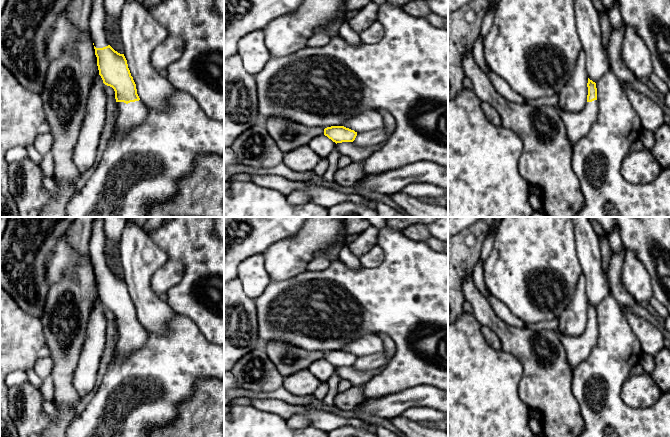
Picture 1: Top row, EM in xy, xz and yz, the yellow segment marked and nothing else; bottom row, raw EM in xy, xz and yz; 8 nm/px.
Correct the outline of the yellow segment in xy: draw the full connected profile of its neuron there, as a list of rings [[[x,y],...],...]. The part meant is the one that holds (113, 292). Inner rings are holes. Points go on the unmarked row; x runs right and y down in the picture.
[[[92,217],[89,254],[94,267],[99,299],[103,307],[115,315],[120,338],[114,351],[119,361],[123,361],[145,345],[148,332],[137,318],[136,308],[124,278],[118,277],[109,269],[105,259],[105,243],[103,217]]]

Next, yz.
[[[588,302],[587,326],[580,336],[568,336],[556,332],[563,347],[572,371],[584,360],[586,360],[598,338],[596,307]]]

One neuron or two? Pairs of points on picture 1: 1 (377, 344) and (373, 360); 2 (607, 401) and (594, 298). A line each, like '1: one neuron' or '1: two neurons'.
1: two neurons
2: two neurons

